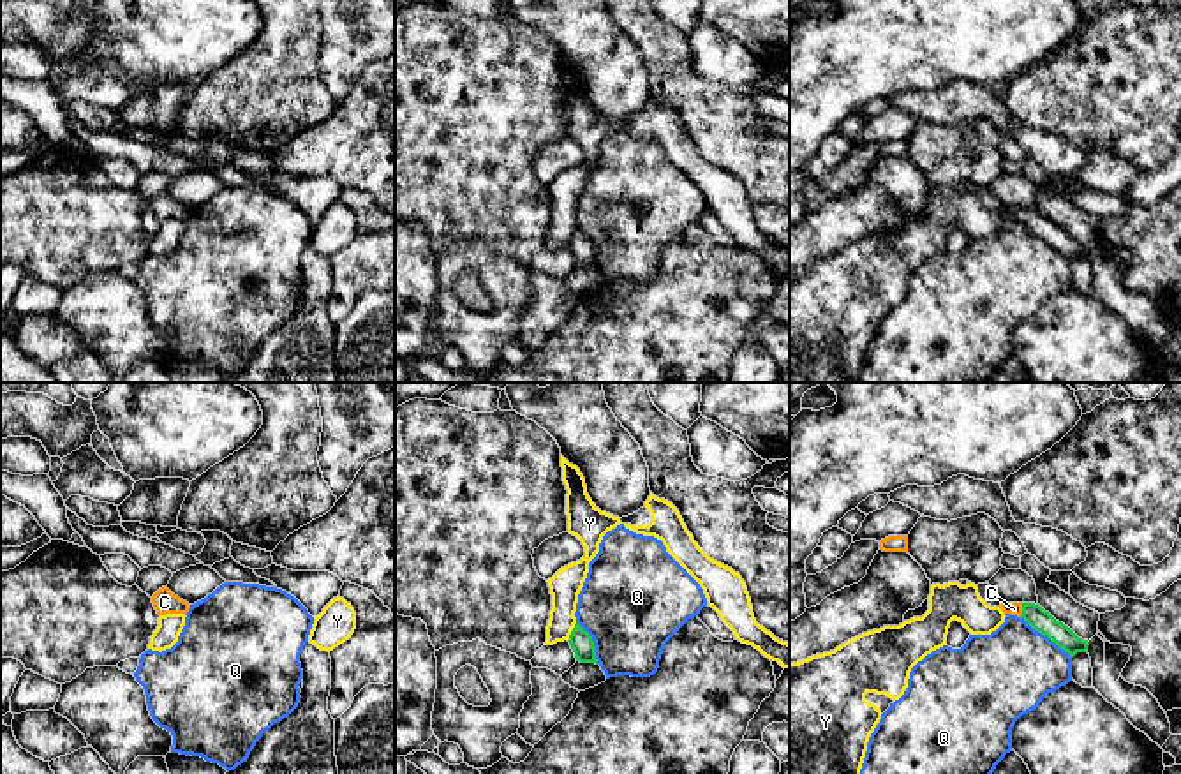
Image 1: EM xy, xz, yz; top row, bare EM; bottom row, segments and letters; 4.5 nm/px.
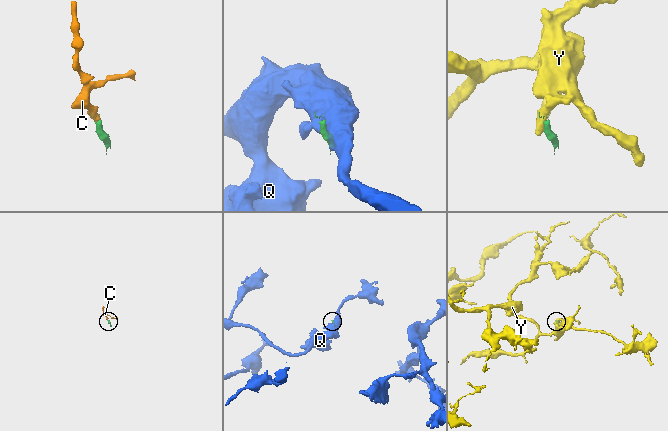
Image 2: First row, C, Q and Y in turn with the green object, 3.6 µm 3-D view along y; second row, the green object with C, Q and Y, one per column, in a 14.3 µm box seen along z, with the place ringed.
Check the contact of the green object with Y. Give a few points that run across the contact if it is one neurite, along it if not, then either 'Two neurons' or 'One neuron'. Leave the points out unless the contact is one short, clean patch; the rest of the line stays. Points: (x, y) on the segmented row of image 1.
Line: xz (575, 623), (568, 640). Two neurons

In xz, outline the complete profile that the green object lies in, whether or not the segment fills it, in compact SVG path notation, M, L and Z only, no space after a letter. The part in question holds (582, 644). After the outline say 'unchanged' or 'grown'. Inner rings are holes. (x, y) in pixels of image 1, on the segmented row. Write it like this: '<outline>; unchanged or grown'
M575 624L568 642L575 652L576 661L599 665L596 659L594 640L580 624Z; unchanged

